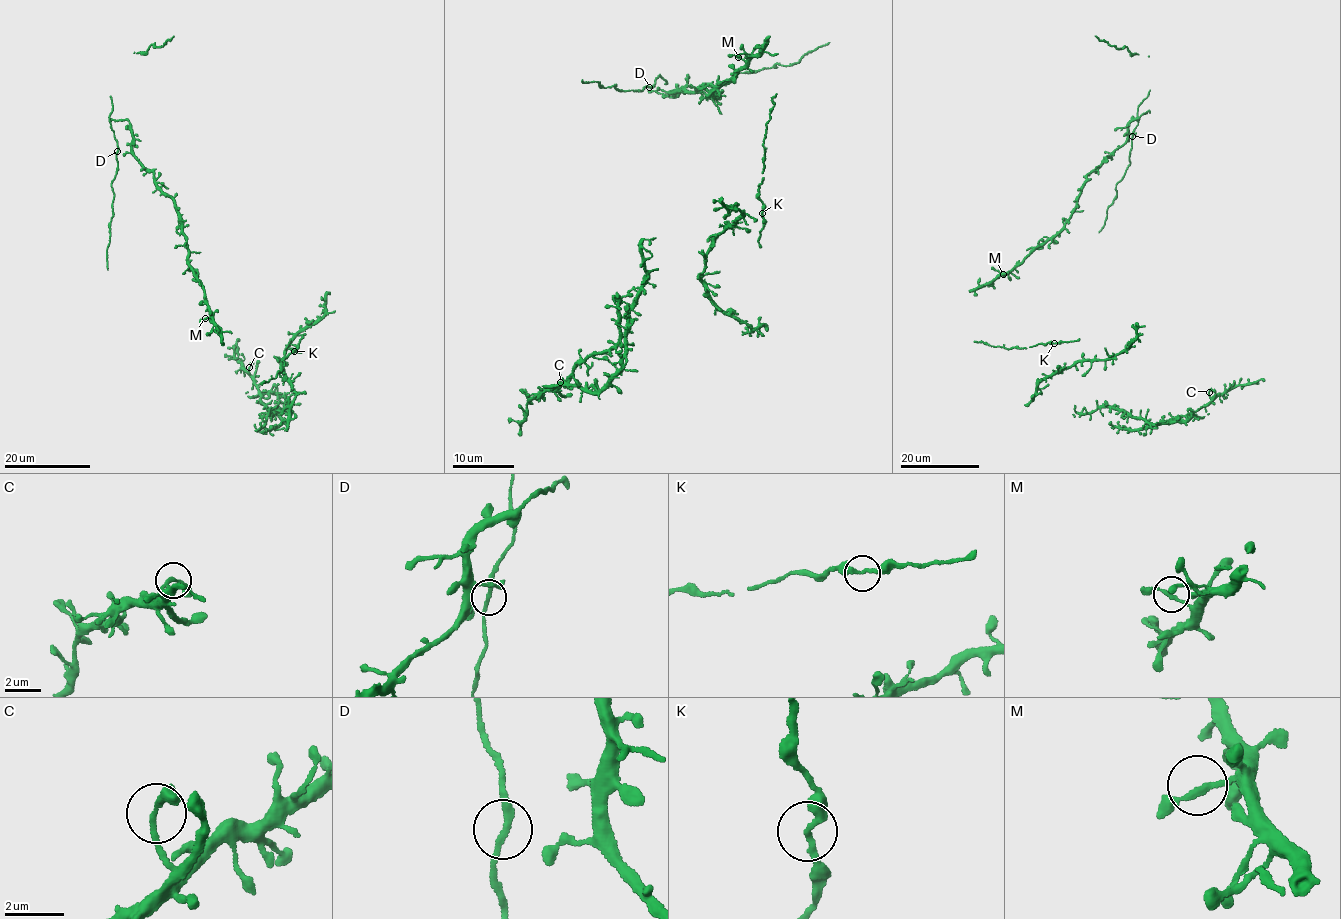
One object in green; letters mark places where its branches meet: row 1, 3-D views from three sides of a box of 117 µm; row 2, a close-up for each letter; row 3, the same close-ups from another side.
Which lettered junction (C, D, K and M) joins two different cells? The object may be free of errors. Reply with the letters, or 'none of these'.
none of these

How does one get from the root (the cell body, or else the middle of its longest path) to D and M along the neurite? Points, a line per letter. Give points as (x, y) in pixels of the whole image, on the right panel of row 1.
D: (976, 296), (976, 289), (1008, 272), (1060, 231), (1076, 207), (1077, 197), (1086, 177), (1132, 136)
M: (976, 296), (975, 290), (1003, 274)

